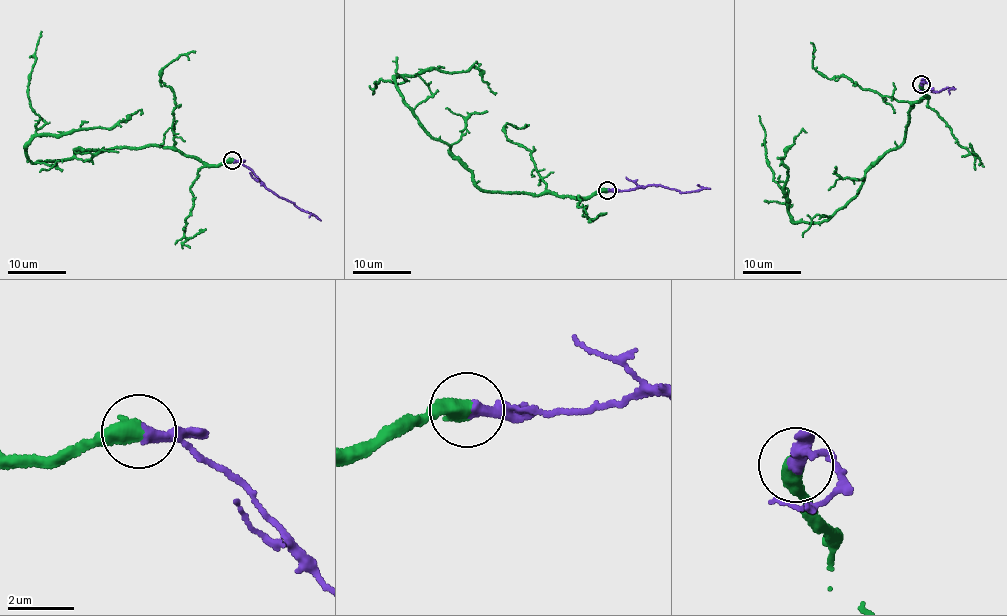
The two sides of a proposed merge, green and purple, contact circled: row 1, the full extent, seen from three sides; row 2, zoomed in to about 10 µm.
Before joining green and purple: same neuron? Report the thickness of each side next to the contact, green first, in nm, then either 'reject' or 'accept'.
550/380 nm | accept

